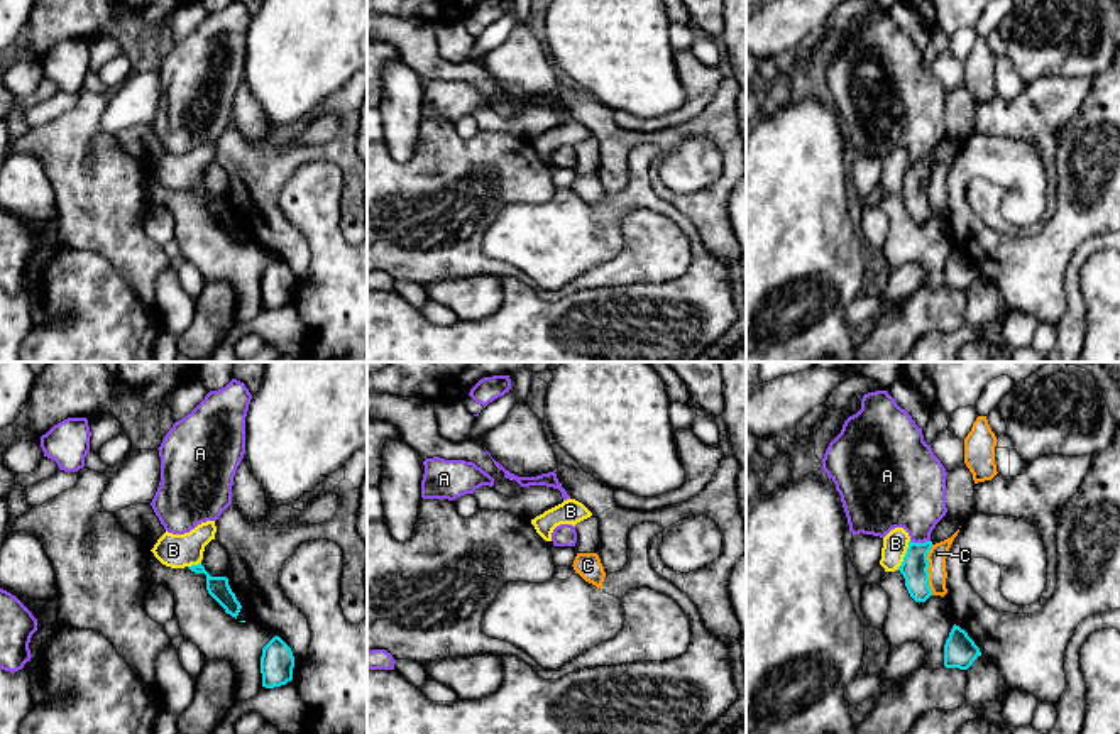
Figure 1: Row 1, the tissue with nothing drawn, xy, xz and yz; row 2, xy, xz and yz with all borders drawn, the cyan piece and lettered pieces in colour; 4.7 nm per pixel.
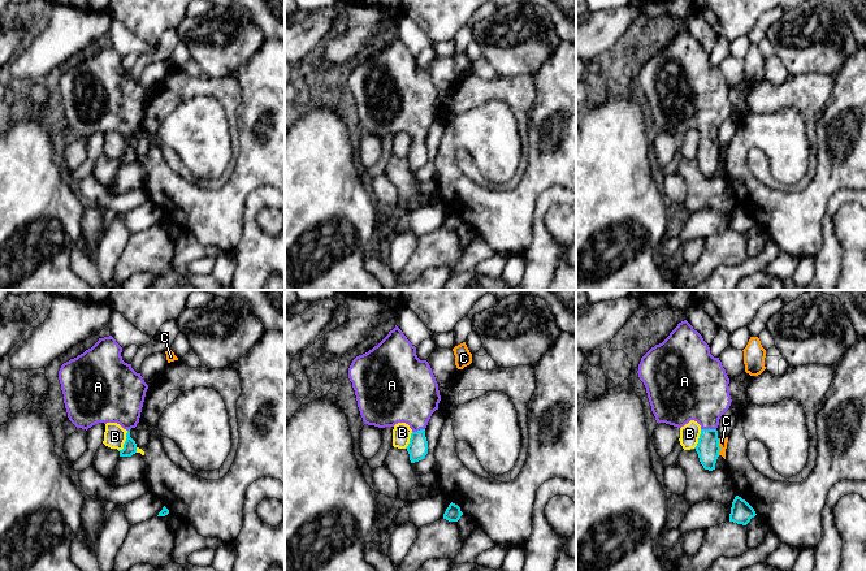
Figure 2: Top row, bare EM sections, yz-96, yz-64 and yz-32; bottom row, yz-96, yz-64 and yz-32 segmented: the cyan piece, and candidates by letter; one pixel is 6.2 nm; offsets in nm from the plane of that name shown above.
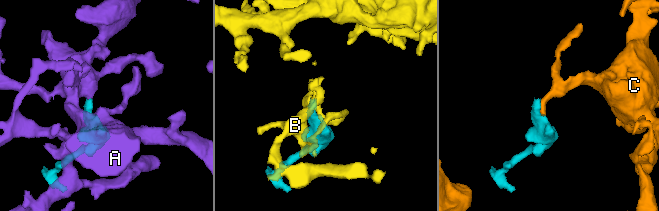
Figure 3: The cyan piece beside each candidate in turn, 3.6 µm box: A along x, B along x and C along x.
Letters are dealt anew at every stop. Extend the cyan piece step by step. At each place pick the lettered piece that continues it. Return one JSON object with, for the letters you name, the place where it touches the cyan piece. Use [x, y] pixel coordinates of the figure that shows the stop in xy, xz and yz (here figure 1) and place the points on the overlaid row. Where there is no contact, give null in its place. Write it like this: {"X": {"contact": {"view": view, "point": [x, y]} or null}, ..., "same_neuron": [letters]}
{"A": {"contact": {"view": "yz", "point": [921, 543]}}, "same_neuron": ["A"]}

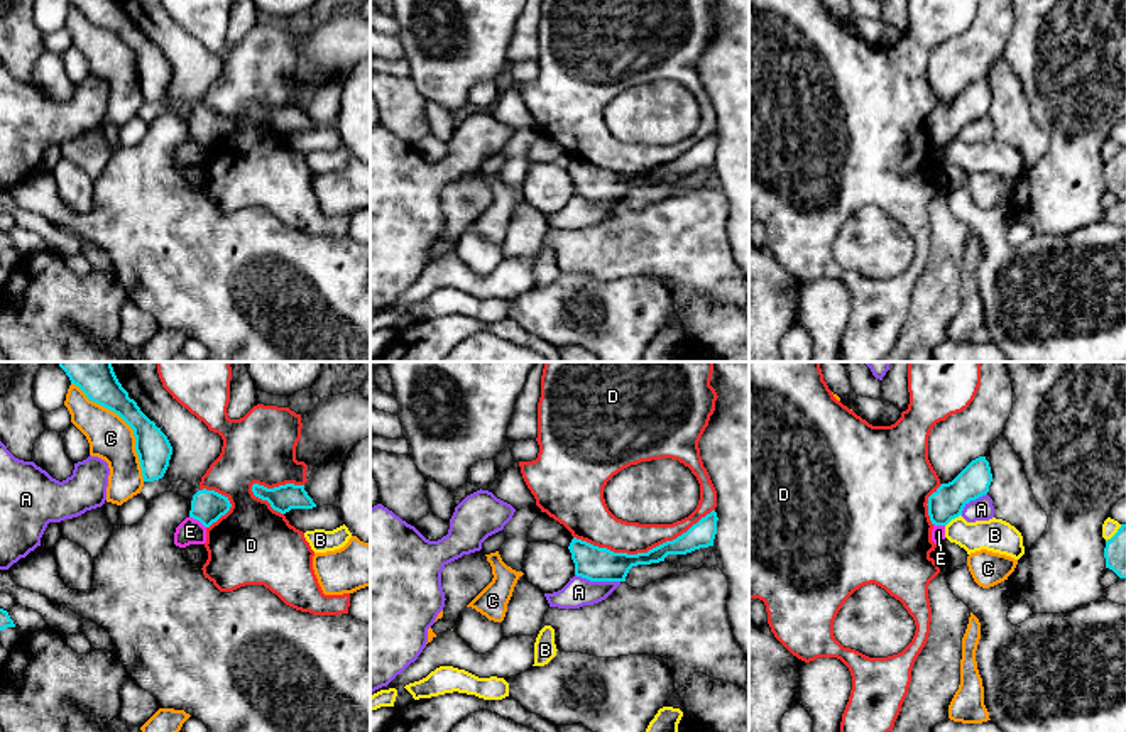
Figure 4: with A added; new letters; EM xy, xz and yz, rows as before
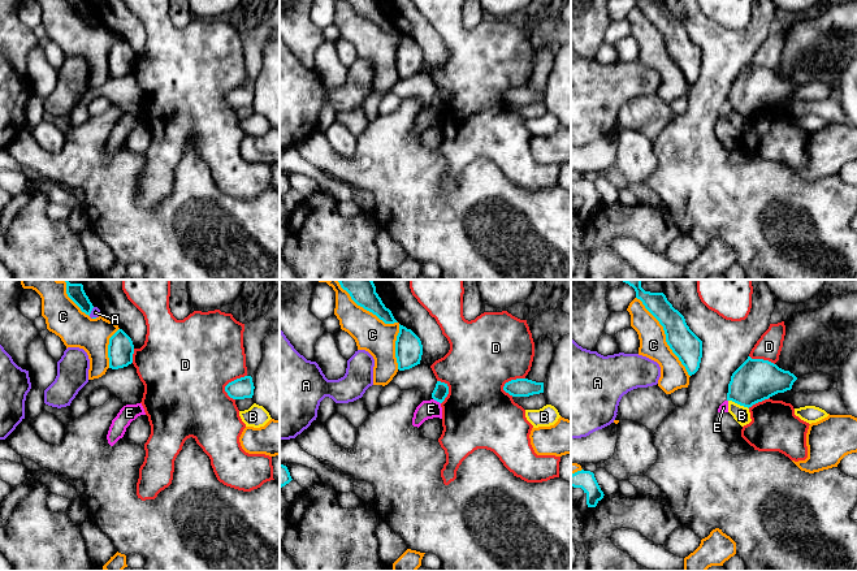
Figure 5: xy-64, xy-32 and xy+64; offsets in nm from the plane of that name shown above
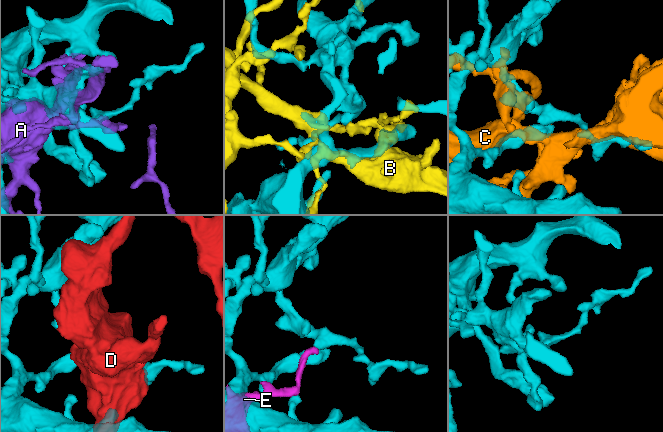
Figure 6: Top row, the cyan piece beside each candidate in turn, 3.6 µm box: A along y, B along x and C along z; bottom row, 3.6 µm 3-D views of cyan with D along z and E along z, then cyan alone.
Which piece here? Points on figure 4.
{"same_neuron": []}

